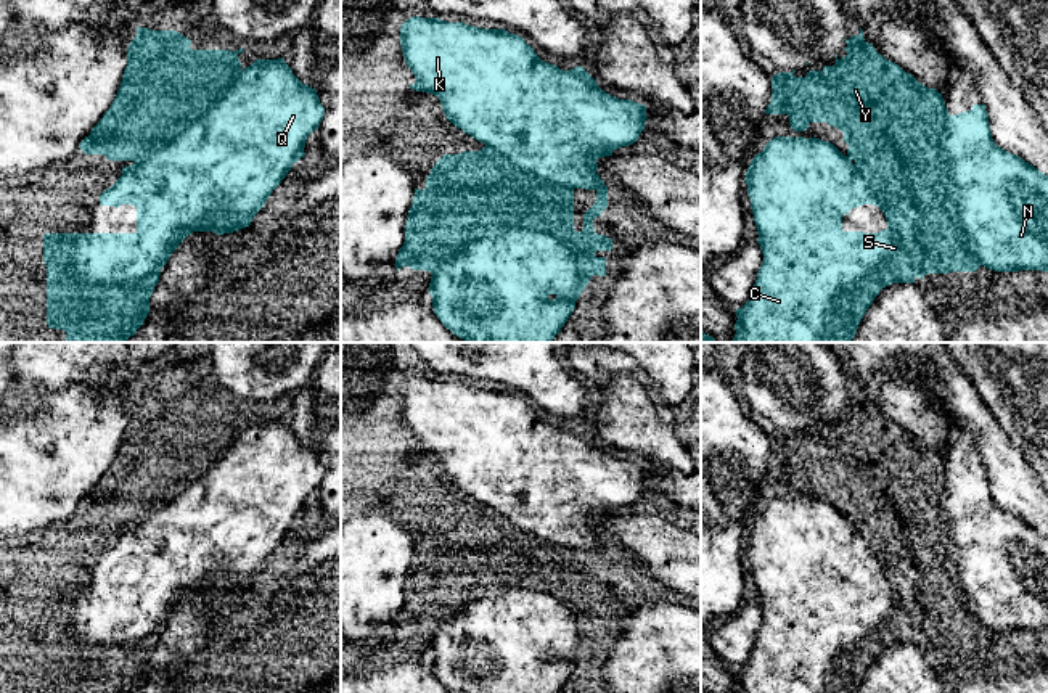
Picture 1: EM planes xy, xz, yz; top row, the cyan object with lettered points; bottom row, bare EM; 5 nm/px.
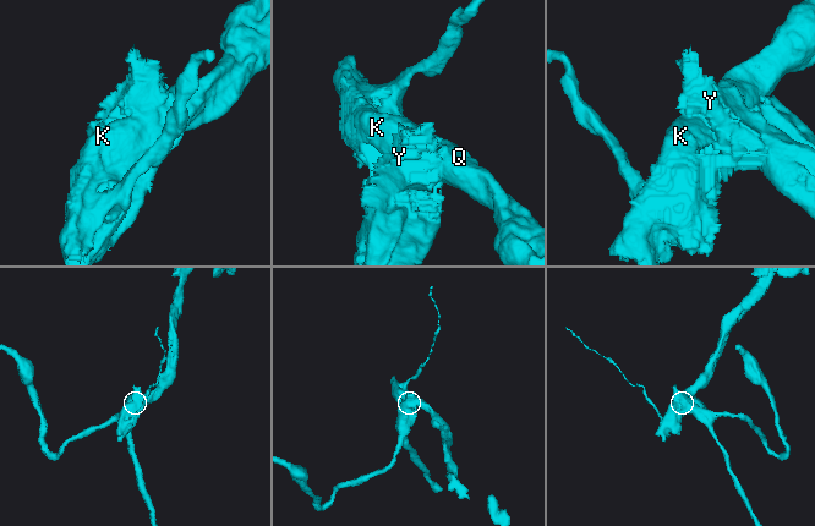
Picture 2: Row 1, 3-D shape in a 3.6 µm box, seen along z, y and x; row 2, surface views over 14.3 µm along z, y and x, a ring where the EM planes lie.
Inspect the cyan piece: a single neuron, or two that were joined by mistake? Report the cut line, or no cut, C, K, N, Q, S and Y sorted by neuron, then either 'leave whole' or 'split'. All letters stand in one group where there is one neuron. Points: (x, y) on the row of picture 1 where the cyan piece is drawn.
cut in yz along (793, 153), (823, 184), (855, 184), (859, 172), (876, 201); C K Q S / N Y; split

